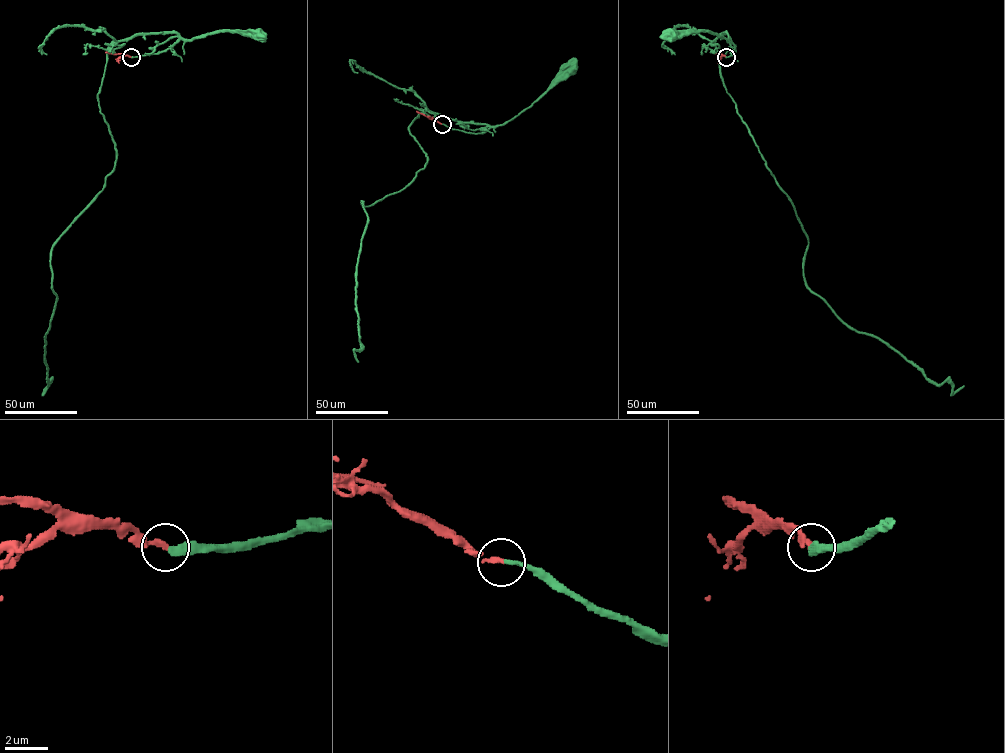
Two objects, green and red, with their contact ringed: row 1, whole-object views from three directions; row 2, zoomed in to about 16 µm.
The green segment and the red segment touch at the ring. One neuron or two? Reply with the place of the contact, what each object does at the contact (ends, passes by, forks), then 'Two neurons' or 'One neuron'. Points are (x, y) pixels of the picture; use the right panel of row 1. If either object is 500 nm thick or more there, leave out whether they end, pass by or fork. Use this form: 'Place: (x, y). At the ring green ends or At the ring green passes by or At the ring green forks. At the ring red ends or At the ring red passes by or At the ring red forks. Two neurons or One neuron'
Place: (726, 57). At the ring green ends. At the ring red ends. One neuron

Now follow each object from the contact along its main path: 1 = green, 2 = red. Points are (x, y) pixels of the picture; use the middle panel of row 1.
1: (442, 124), (476, 133), (504, 125), (528, 108), (570, 67)
2: (442, 124), (416, 111)

